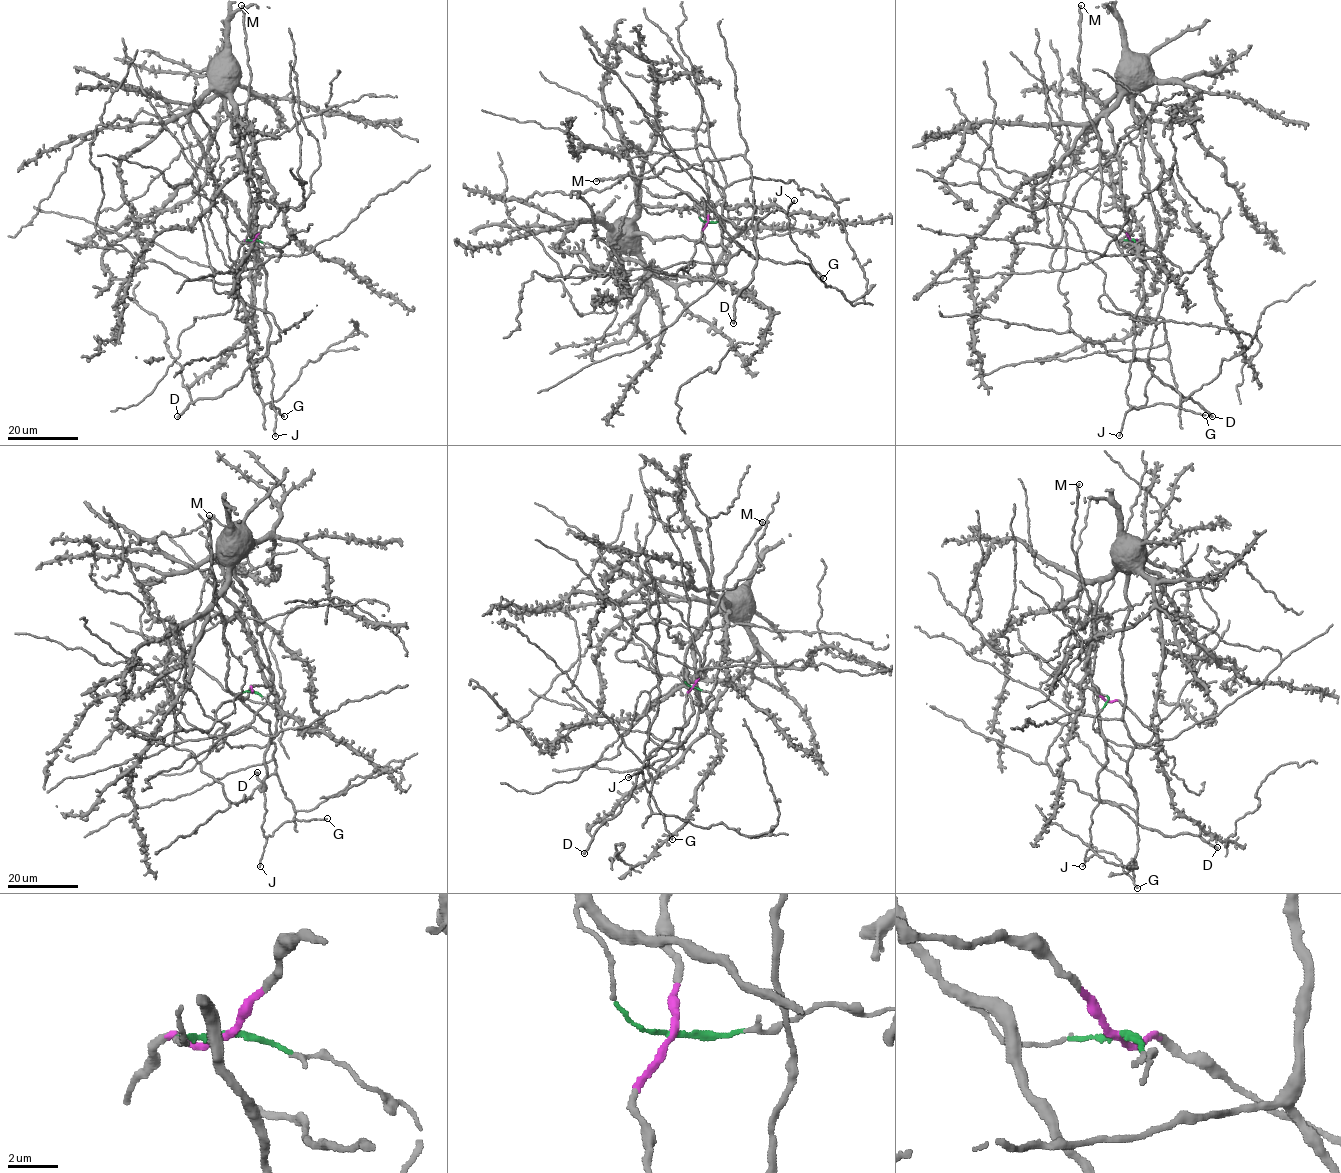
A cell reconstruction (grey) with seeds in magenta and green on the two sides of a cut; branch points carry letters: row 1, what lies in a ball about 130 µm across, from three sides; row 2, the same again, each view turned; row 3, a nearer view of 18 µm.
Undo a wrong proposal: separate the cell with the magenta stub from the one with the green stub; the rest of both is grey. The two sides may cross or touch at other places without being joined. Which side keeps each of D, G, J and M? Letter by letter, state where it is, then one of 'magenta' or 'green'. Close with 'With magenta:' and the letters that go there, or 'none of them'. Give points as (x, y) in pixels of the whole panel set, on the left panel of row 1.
D: (177, 416) | green
G: (284, 416) | green
J: (275, 436) | green
M: (241, 5) | green
With magenta: none of them

